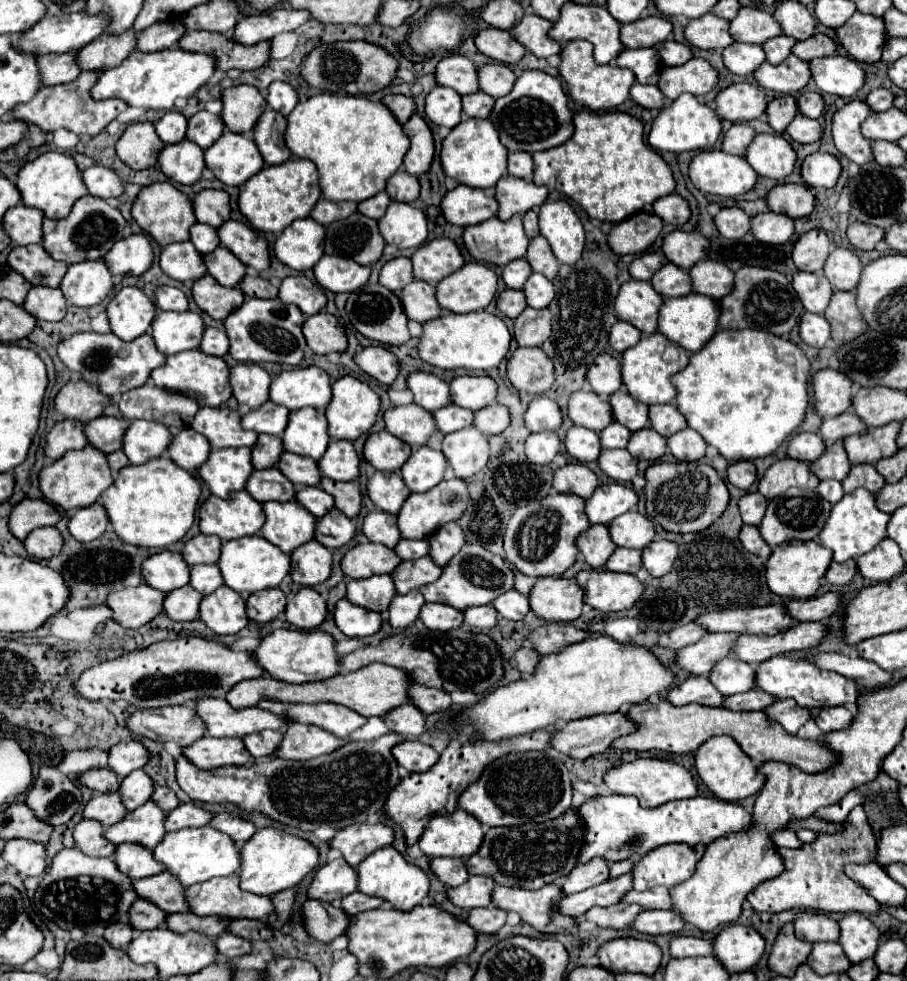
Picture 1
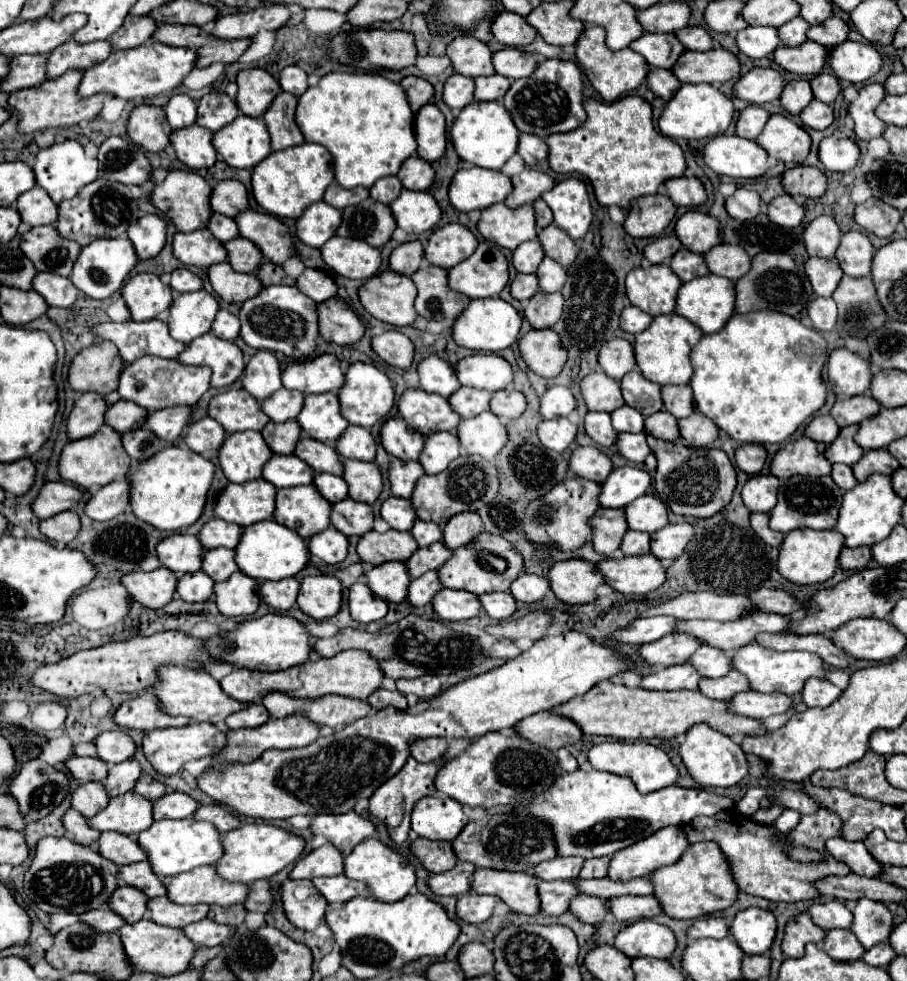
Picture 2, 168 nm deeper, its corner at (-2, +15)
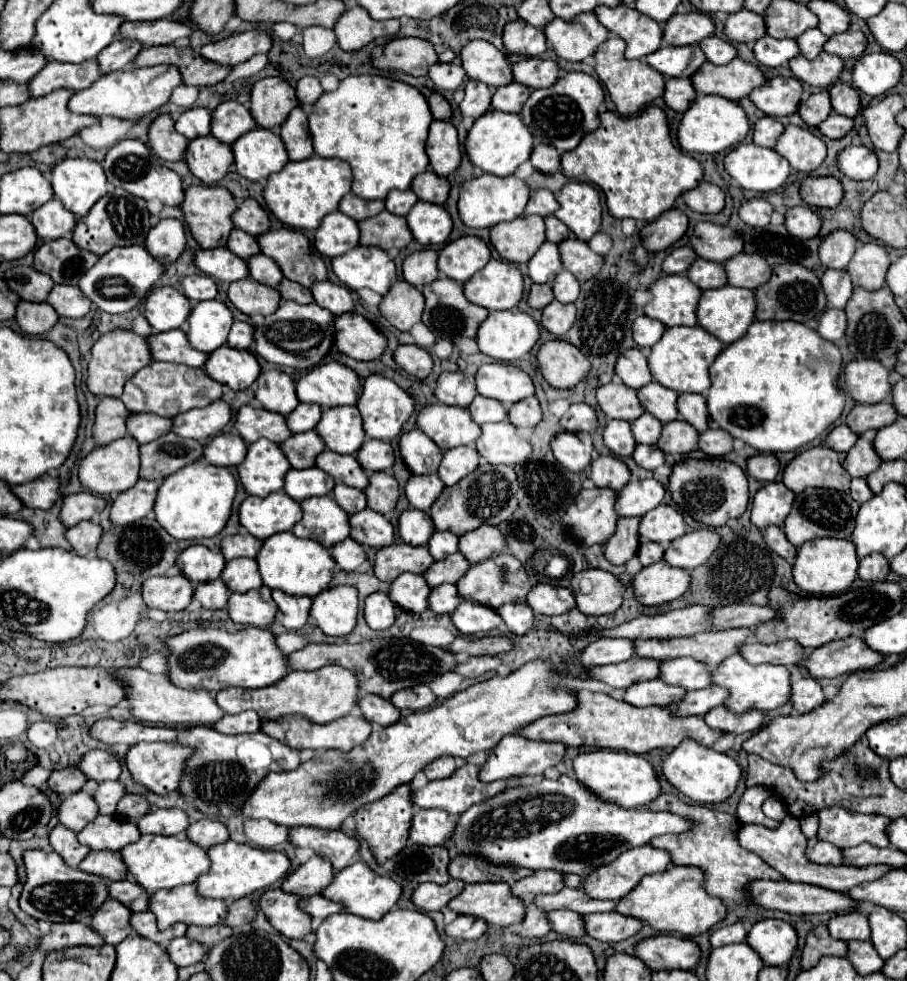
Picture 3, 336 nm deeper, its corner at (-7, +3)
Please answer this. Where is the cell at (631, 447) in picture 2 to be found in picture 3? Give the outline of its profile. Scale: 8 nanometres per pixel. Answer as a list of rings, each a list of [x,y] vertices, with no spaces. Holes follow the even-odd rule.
[[[637,445],[633,451],[633,459],[639,467],[653,471],[665,463],[665,453],[657,445]]]

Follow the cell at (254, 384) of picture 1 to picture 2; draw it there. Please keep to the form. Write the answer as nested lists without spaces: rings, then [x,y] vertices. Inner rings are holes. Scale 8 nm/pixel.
[[[258,351],[244,369],[242,375],[244,389],[258,401],[268,399],[274,391],[282,387],[280,365],[270,351]]]

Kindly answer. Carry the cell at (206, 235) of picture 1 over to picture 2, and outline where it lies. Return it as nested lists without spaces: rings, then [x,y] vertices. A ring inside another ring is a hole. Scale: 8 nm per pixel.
[[[212,213],[210,223],[208,223],[208,231],[218,239],[218,241],[230,241],[234,237],[238,237],[238,229],[234,219],[224,217],[220,213]]]

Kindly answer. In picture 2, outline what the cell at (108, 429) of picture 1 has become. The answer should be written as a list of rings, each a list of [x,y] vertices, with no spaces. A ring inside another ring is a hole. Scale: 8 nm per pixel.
[[[116,401],[114,405],[110,405],[104,413],[104,423],[108,423],[112,429],[116,429],[118,433],[126,433],[132,431],[134,425],[140,427],[144,423],[146,417],[146,409],[142,409],[140,405],[132,403],[132,401]]]

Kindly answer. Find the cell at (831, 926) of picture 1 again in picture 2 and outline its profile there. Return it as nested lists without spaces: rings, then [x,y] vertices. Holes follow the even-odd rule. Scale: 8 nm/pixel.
[[[826,901],[826,903],[814,903],[810,905],[808,909],[808,915],[812,917],[812,921],[830,931],[830,929],[836,929],[836,927],[842,927],[842,929],[848,929],[850,923],[852,923],[852,911],[842,903],[842,901]]]

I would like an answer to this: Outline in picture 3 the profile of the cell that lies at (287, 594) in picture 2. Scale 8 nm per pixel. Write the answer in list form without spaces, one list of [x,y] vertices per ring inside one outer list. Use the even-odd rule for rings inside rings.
[[[277,589],[273,591],[273,599],[279,605],[277,621],[281,621],[289,631],[299,631],[307,623],[313,599],[289,597],[287,593],[277,593]]]

